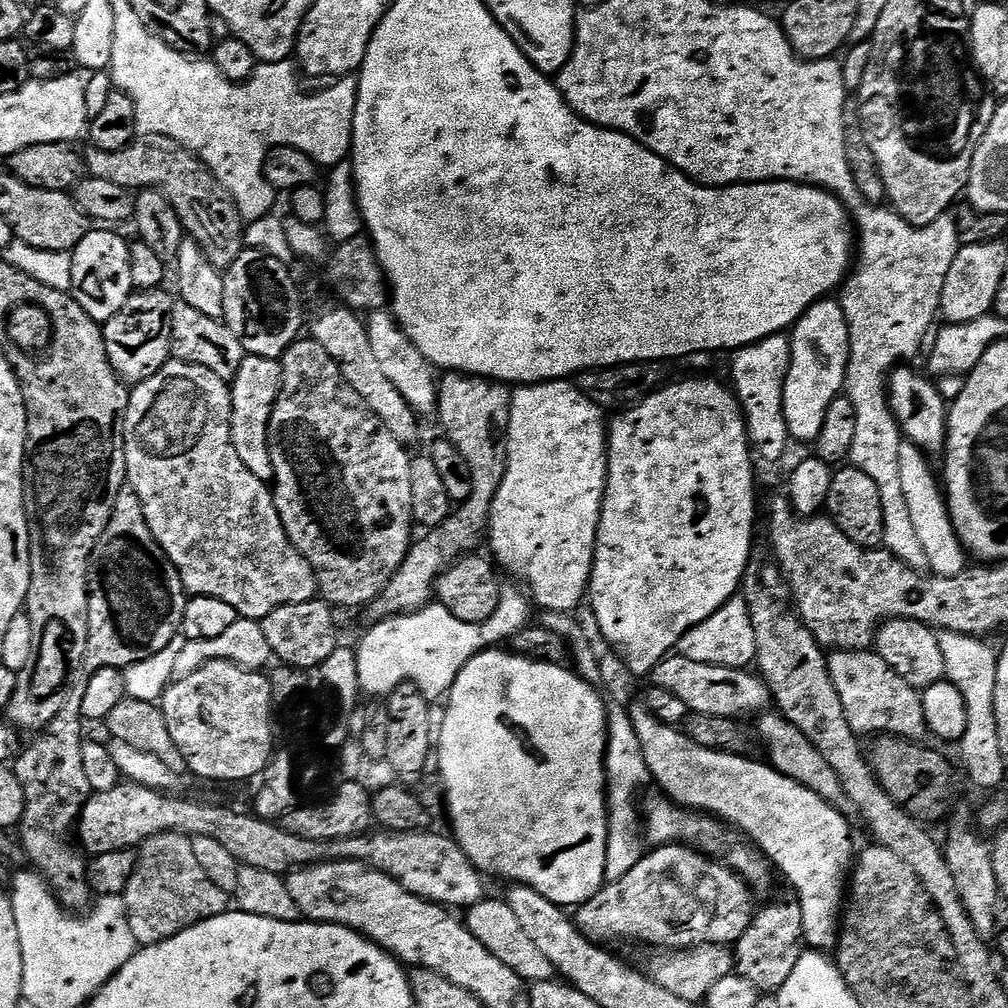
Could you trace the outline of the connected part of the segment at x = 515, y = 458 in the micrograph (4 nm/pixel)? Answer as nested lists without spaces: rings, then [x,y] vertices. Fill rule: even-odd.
[[[571,379],[525,384],[512,393],[506,474],[492,503],[486,536],[492,539],[495,563],[517,576],[544,612],[572,614],[586,600],[608,481],[608,434],[604,416],[602,409],[590,402]]]

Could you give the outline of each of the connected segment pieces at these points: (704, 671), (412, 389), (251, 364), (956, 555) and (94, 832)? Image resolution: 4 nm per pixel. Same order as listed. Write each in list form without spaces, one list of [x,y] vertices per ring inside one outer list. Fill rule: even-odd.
[[[669,654],[658,662],[658,666],[651,668],[650,680],[655,687],[666,690],[680,701],[686,702],[689,713],[733,718],[752,715],[755,717],[772,704],[768,683],[755,671],[694,662],[691,658],[679,654]]]
[[[381,310],[369,312],[366,316],[368,333],[370,334],[370,347],[374,350],[374,355],[380,364],[382,371],[390,377],[390,382],[398,386],[398,394],[406,398],[406,402],[416,411],[417,417],[435,417],[436,393],[438,391],[438,372],[414,342],[406,338],[406,334],[400,329],[400,324],[396,321],[391,311]]]
[[[245,355],[238,374],[230,382],[232,390],[232,441],[238,458],[246,465],[246,470],[258,479],[272,480],[272,463],[268,449],[268,423],[272,408],[280,396],[280,362],[270,358]]]
[[[901,454],[898,458],[898,467],[900,476],[902,477],[902,491],[906,498],[906,507],[910,510],[910,519],[914,521],[914,530],[918,534],[918,539],[922,542],[922,547],[926,553],[926,562],[928,563],[927,571],[933,576],[941,576],[942,578],[954,578],[958,573],[965,571],[966,553],[960,546],[960,540],[956,537],[956,531],[949,518],[948,506],[945,497],[939,491],[932,492],[932,483],[937,483],[938,476],[932,473],[932,468],[928,465],[929,457],[924,454],[916,454],[920,456],[908,456]]]
[[[121,782],[118,786],[114,786],[114,790],[102,790],[101,792],[93,792],[89,796],[86,806],[82,810],[80,819],[78,821],[78,844],[81,849],[89,857],[97,856],[98,854],[110,854],[114,850],[136,850],[144,841],[149,840],[154,834],[160,834],[162,832],[180,832],[182,835],[193,838],[195,836],[205,835],[206,838],[214,838],[219,845],[226,846],[227,850],[230,850],[230,854],[234,856],[240,866],[245,868],[257,868],[258,870],[266,870],[270,874],[275,876],[284,876],[292,872],[293,869],[300,869],[308,866],[309,864],[317,864],[320,861],[329,860],[356,860],[363,864],[368,865],[371,868],[376,868],[378,871],[385,872],[390,878],[396,880],[402,885],[410,894],[414,894],[419,900],[426,900],[430,904],[442,904],[449,909],[467,910],[473,908],[478,902],[482,902],[486,898],[486,892],[484,892],[484,880],[485,877],[477,870],[477,868],[470,862],[470,858],[466,858],[466,854],[456,843],[455,839],[451,835],[445,834],[445,836],[439,836],[438,833],[432,832],[433,830],[425,830],[423,832],[390,832],[387,830],[377,831],[377,836],[373,834],[361,834],[359,836],[351,836],[345,840],[311,840],[310,838],[298,838],[298,834],[290,834],[279,823],[269,822],[267,820],[261,820],[259,816],[255,814],[249,814],[247,816],[244,812],[235,812],[232,808],[211,808],[208,804],[199,804],[196,800],[179,800],[181,797],[176,794],[169,794],[166,792],[156,792],[152,788],[147,788],[141,784],[133,784],[131,782]]]

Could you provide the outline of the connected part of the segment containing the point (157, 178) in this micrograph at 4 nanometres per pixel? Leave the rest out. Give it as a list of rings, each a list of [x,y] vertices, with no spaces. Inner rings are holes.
[[[137,135],[122,150],[98,150],[85,147],[84,171],[88,176],[115,182],[129,190],[156,189],[169,200],[181,220],[185,233],[204,251],[216,269],[227,270],[246,247],[245,221],[241,220],[236,203],[214,178],[214,174],[196,153],[186,150],[174,138]]]

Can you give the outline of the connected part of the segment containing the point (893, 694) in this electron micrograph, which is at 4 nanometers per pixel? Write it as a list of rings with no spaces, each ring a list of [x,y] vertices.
[[[875,650],[833,651],[828,656],[828,669],[830,682],[834,682],[834,690],[838,690],[838,698],[842,700],[846,722],[850,722],[850,730],[854,730],[857,736],[872,738],[883,734],[919,741],[920,735],[928,732],[920,701],[921,693],[912,688],[906,678],[890,670],[890,666],[882,662]]]

